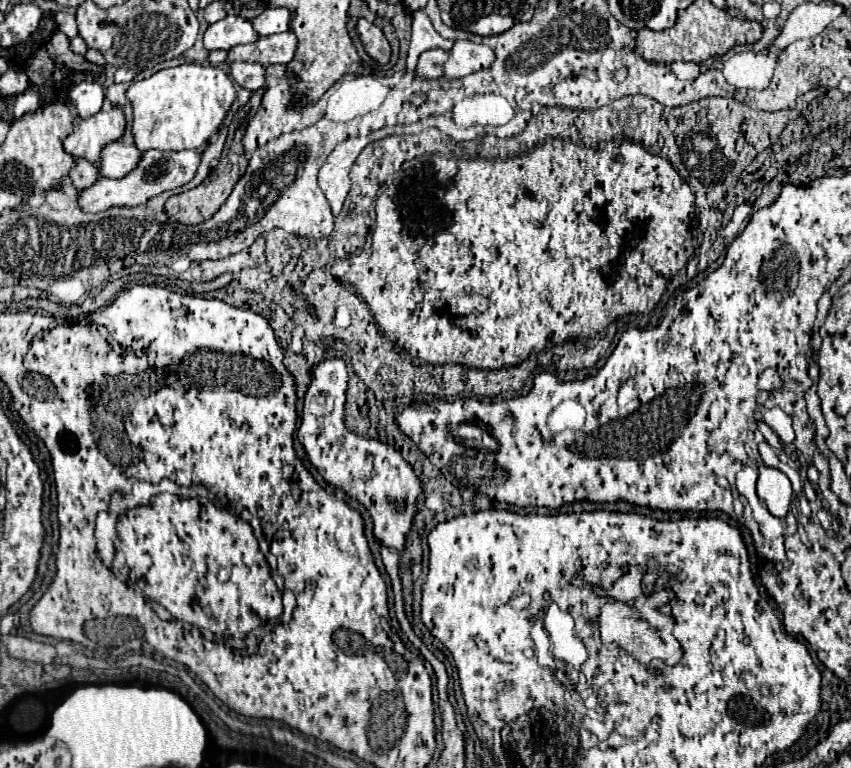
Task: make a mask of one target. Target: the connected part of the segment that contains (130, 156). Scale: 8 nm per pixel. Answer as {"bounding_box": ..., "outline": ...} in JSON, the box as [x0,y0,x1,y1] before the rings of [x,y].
{"bounding_box":[98,142,142,178],"outline":[[[112,142],[104,146],[100,162],[98,162],[98,172],[100,176],[106,178],[122,178],[128,172],[132,172],[140,160],[142,152],[136,146],[126,146],[124,142]]]}

